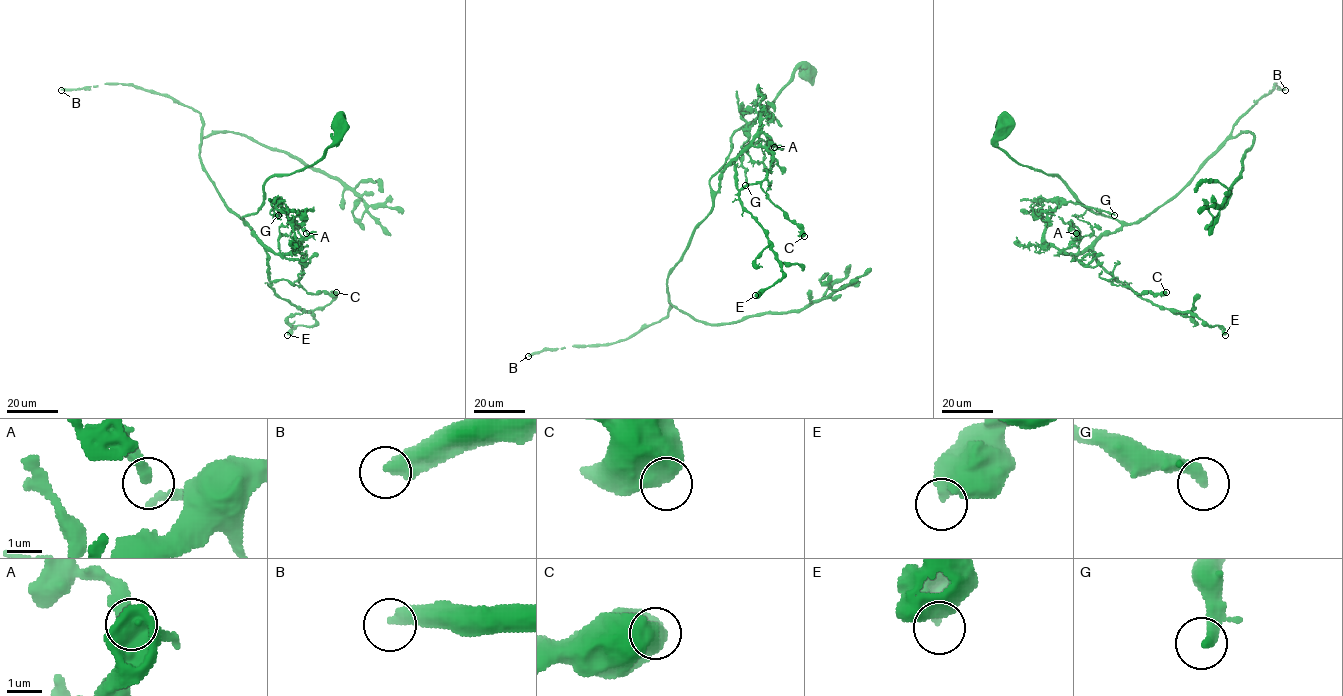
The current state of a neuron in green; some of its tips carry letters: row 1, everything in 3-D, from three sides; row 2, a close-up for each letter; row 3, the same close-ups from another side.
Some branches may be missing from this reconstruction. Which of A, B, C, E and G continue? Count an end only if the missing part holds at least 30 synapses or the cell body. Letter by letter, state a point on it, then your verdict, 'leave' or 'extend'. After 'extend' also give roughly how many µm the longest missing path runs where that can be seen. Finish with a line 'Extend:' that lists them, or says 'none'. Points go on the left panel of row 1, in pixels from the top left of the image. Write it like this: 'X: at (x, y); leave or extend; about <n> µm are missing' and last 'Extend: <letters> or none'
A: at (306, 233); leave
B: at (61, 90); extend; about 170 µm are missing
C: at (336, 292); leave
E: at (287, 335); leave
G: at (278, 215); leave
Extend: B

